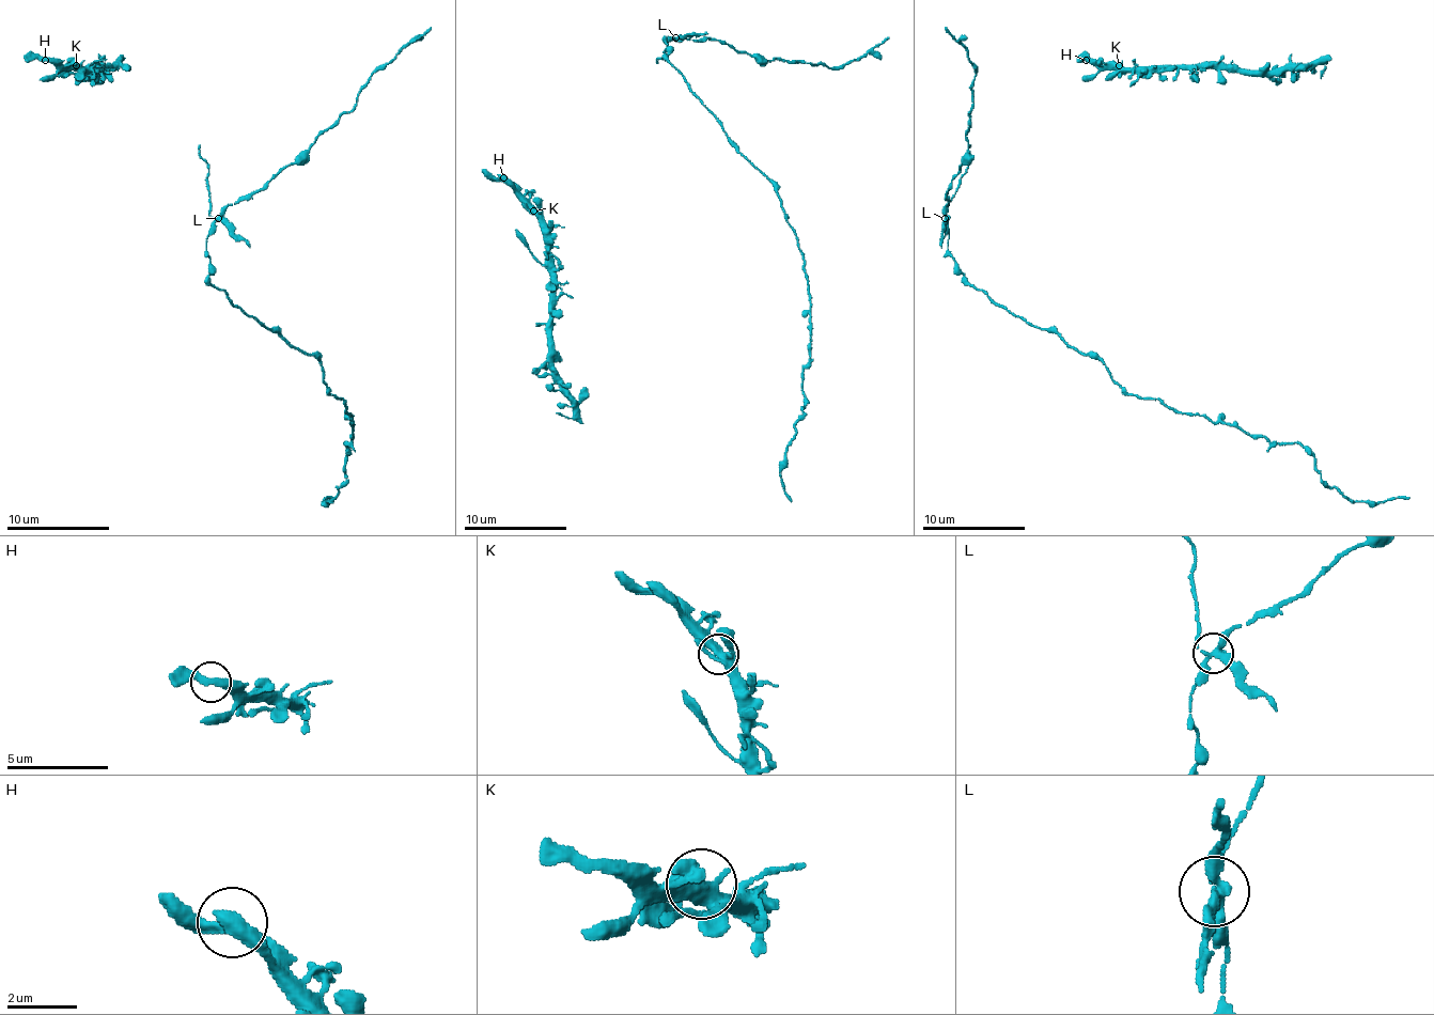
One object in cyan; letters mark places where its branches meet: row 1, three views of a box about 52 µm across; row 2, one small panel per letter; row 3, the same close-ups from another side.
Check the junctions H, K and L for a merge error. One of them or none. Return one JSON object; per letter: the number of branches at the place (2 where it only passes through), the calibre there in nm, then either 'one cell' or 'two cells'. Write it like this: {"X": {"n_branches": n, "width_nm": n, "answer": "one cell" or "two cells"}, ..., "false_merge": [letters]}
{"H": {"n_branches": 2, "width_nm": 300, "answer": "one cell"}, "K": {"n_branches": 4, "width_nm": 400, "answer": "one cell"}, "L": {"n_branches": 4, "width_nm": 280, "answer": "two cells"}, "false_merge": ["L"]}

